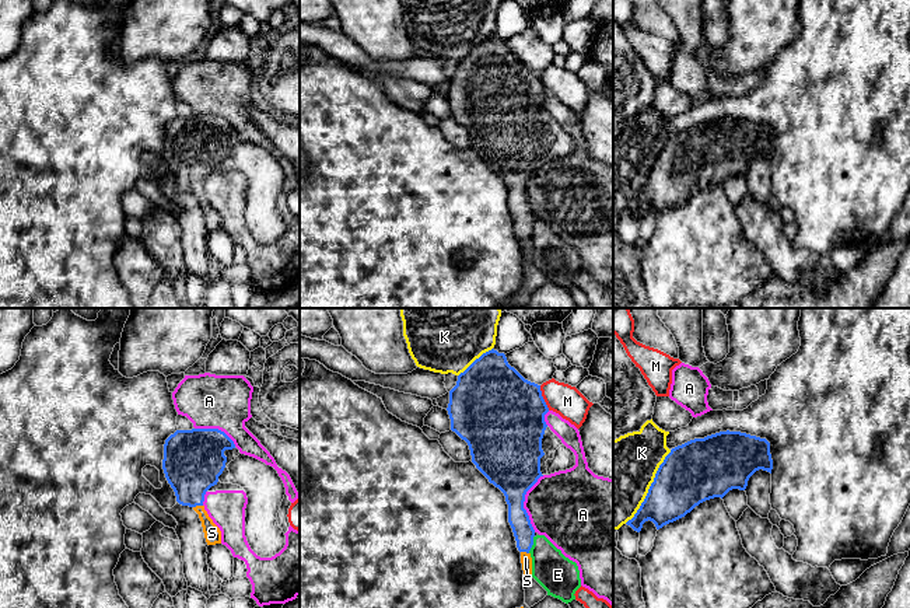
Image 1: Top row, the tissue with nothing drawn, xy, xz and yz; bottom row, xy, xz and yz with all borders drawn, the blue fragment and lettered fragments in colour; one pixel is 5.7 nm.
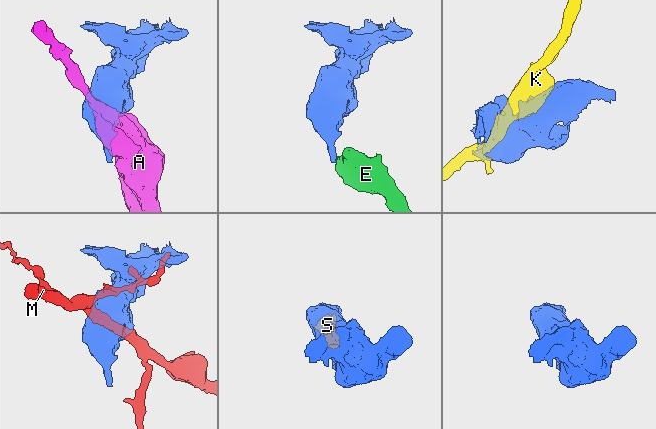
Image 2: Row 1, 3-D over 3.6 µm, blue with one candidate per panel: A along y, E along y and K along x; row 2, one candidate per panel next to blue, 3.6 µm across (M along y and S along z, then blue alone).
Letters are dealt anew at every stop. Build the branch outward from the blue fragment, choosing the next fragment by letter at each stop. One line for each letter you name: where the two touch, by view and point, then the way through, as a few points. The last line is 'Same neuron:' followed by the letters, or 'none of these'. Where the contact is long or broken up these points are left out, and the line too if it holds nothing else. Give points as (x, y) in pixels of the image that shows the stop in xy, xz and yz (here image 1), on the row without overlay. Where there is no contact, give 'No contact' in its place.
S: Touches blue at xy (198, 191)
Same neuron: S

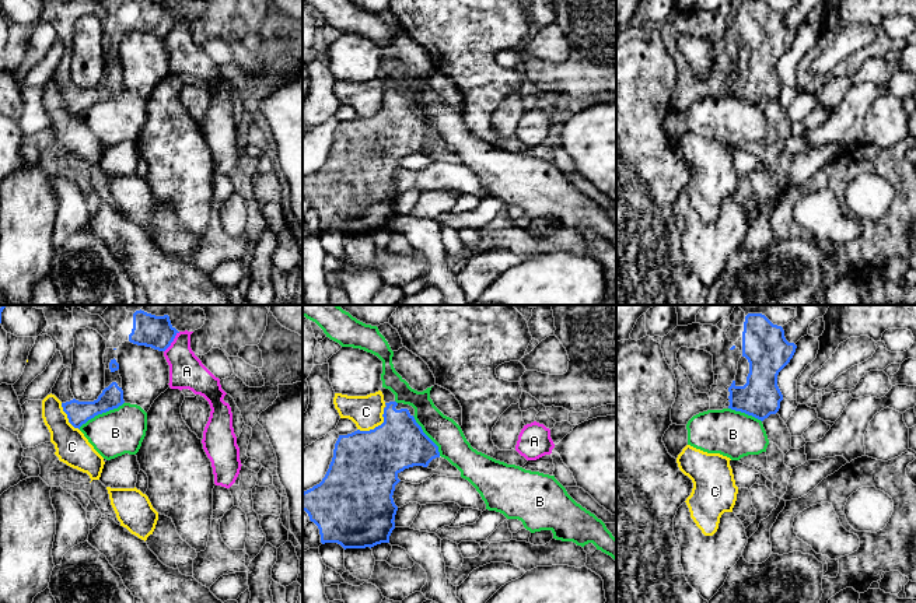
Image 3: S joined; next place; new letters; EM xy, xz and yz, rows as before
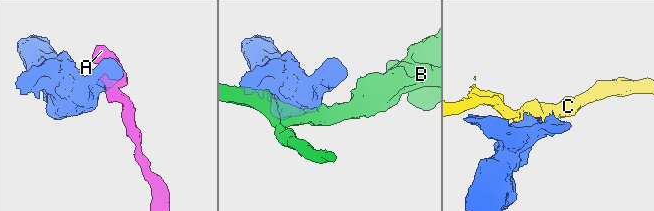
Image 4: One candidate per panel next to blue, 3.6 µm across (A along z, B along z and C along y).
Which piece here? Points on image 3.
Same neuron: none of these

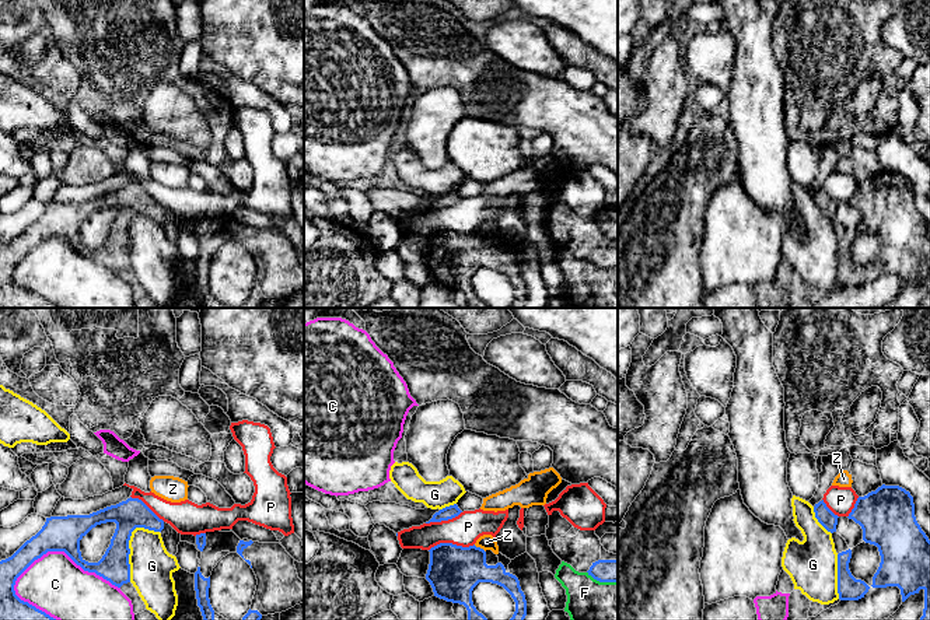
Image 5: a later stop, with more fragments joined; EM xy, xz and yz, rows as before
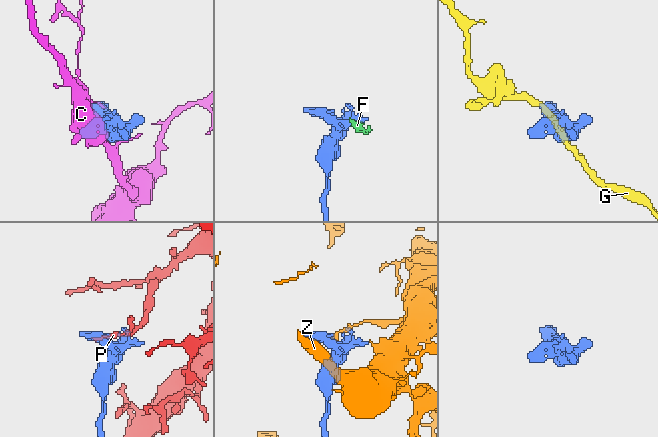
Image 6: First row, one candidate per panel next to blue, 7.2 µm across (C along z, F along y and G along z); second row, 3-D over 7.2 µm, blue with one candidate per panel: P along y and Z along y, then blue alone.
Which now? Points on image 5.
Same neuron: none of these

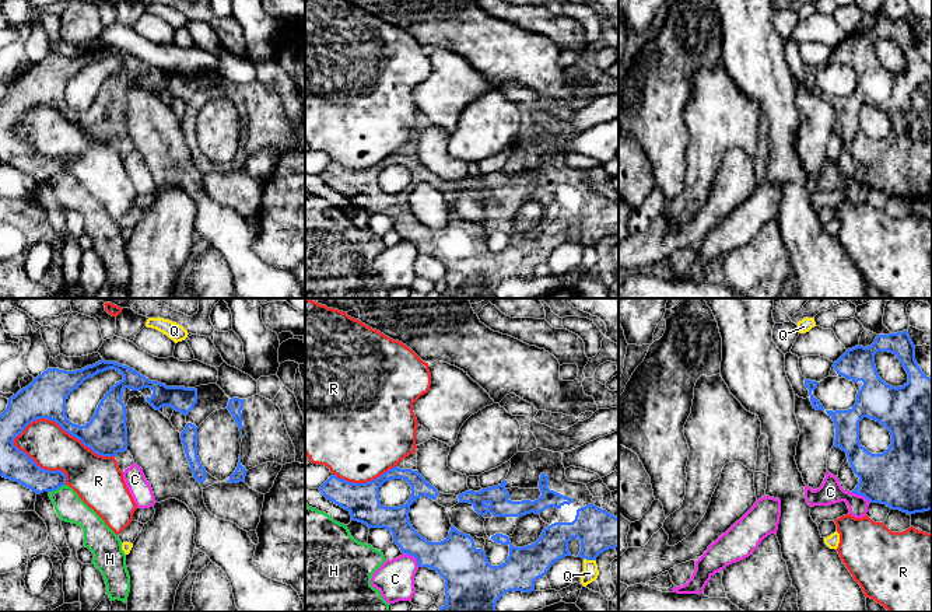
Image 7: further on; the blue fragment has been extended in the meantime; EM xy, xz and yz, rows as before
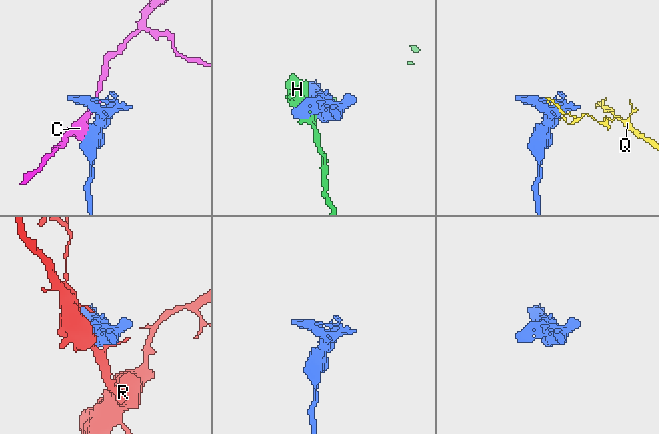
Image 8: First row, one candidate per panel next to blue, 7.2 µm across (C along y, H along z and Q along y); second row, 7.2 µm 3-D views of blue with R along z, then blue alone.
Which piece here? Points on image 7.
Same neuron: none of these

